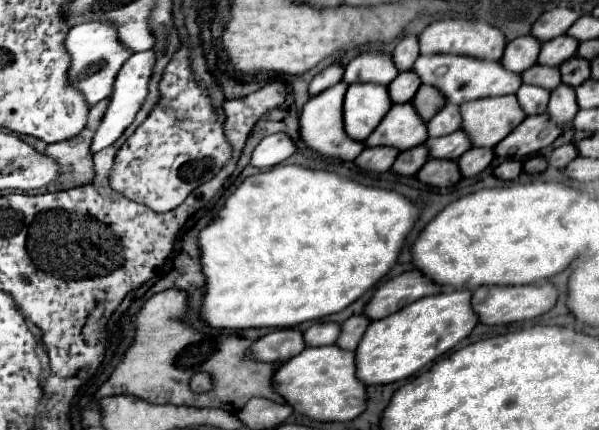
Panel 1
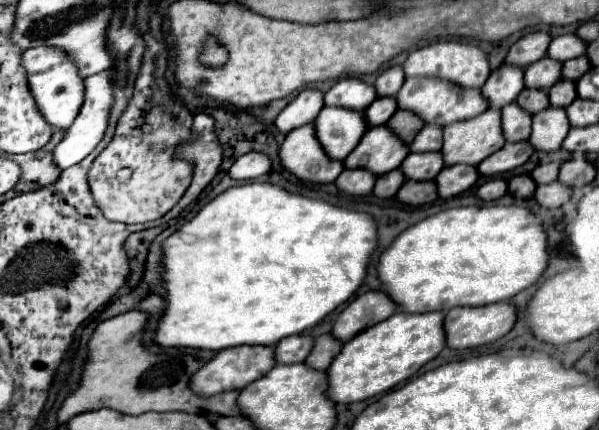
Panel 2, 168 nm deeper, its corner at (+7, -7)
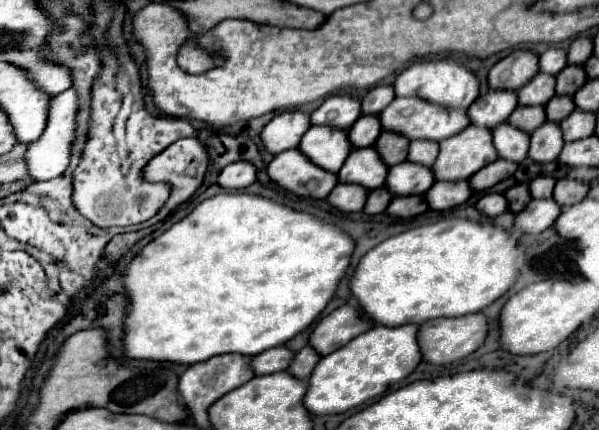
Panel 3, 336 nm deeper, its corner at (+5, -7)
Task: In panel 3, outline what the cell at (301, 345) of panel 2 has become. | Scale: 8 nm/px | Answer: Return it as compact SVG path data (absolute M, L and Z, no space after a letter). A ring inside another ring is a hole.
M276 346L276 348L270 348L270 350L254 356L250 366L256 376L264 376L264 374L274 374L274 372L286 370L290 366L292 358L294 358L294 352L290 352L284 346Z

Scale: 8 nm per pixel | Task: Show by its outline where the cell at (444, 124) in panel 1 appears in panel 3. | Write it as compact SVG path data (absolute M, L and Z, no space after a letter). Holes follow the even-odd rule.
M414 140L408 148L408 160L422 166L432 166L438 156L438 144L432 140Z

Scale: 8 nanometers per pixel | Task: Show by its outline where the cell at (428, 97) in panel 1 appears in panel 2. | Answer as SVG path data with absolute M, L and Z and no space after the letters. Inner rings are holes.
M398 110L390 120L388 120L388 126L406 142L410 144L414 140L414 136L420 132L420 128L424 126L424 120L410 112L410 110Z

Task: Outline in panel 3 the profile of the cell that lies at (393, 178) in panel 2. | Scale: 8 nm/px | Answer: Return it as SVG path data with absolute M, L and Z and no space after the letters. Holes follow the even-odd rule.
M382 186L382 188L378 188L378 190L374 190L374 192L370 192L370 194L368 194L368 200L366 200L364 212L366 212L366 214L370 214L370 216L380 214L380 212L384 212L384 210L386 210L386 206L390 204L390 200L392 200L390 192Z

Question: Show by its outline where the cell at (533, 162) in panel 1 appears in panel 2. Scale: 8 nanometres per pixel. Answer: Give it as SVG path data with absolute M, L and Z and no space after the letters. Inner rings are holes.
M520 174L520 176L514 176L508 184L508 192L516 198L532 198L534 196L534 190L536 190L536 182L532 180L530 174Z

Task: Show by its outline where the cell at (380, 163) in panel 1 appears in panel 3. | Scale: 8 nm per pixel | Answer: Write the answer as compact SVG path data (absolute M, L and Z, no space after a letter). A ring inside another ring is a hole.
M338 184L334 190L328 194L328 204L338 208L340 212L360 212L366 204L368 192L364 188L358 188L356 184Z

